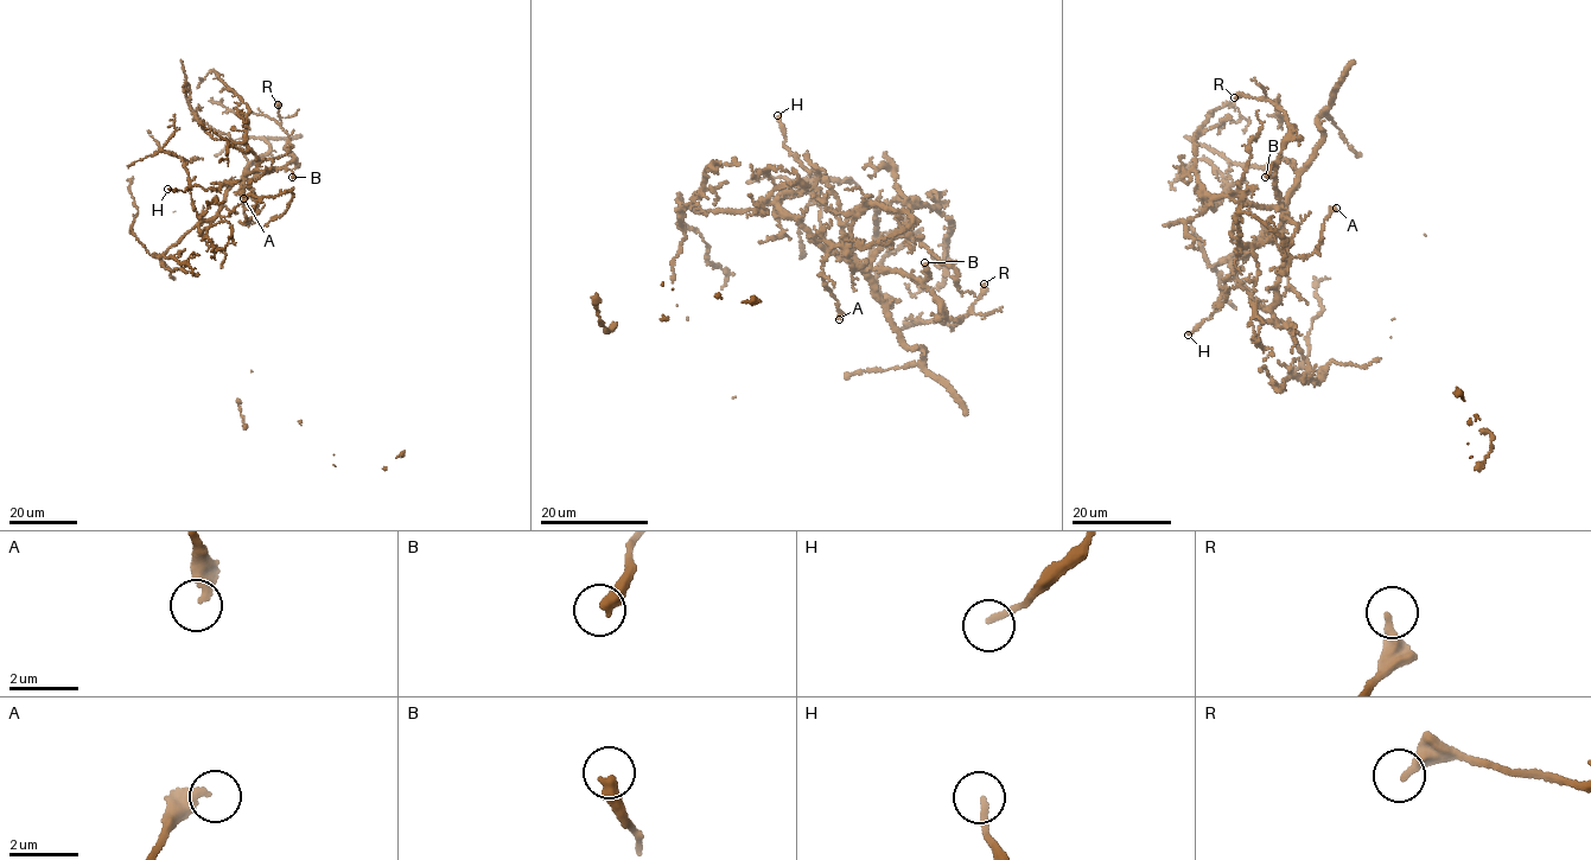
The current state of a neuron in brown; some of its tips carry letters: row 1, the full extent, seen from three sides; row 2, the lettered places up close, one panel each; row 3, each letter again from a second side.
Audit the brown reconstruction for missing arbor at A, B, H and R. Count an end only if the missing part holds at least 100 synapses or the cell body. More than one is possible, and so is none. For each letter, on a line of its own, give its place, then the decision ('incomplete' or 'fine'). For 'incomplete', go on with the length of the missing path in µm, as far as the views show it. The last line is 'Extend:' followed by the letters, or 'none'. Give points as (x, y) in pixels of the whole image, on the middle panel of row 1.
A: place (839, 319); fine
B: place (924, 262); fine
H: place (777, 115); fine
R: place (984, 284); fine
Extend: none

